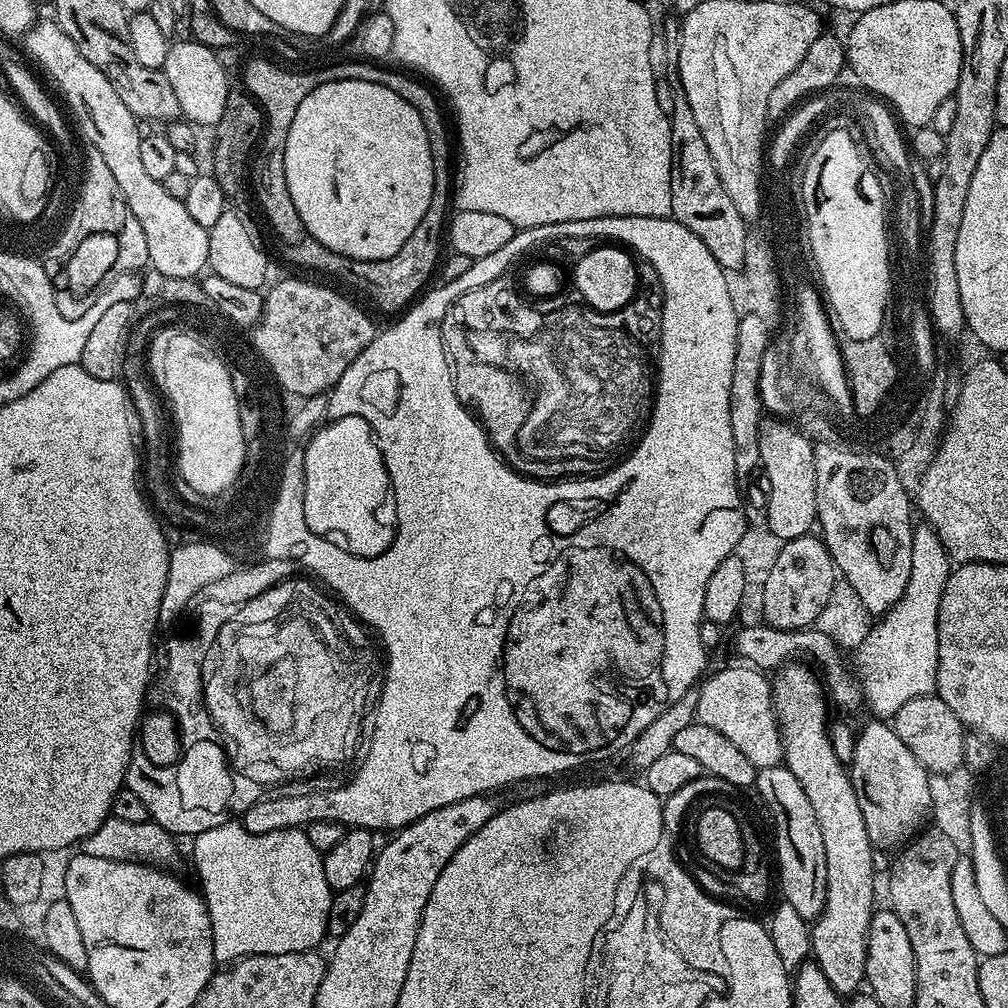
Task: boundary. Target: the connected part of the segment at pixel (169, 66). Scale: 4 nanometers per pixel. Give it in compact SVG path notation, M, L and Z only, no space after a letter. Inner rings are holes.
M183 38L164 56L162 71L174 90L174 98L178 98L178 106L181 113L193 125L208 124L216 125L222 118L224 107L228 101L230 81L220 65L220 60L213 49L202 46L194 39Z

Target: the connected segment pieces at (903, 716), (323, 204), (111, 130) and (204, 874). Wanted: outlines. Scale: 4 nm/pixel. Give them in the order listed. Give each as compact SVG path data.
M933 694L910 698L910 702L906 702L906 706L902 706L902 710L898 710L895 716L891 717L890 727L898 734L898 738L902 738L902 742L906 742L906 750L910 750L910 754L914 754L914 758L918 758L918 762L922 762L922 766L928 769L929 773L952 772L963 765L966 729L954 714L954 710L950 710L950 706L946 706L940 696Z
M352 80L326 82L312 93L306 94L306 98L303 98L301 106L298 107L298 112L294 114L294 122L291 123L290 132L286 137L285 172L290 199L294 202L294 210L298 210L298 218L302 218L304 231L309 232L318 242L322 242L322 246L334 250L346 259L385 260L398 254L398 250L406 246L406 238L414 234L418 222L422 222L426 210L430 210L430 198L434 194L434 158L426 126L422 126L422 118L418 110L414 110L414 106L410 106L410 102L402 98L402 94L394 94L394 90L378 82Z
M55 19L43 20L33 24L24 33L22 43L64 95L69 110L80 123L79 135L94 144L108 169L114 173L118 190L122 190L122 198L126 198L134 218L138 218L138 226L142 226L142 234L146 234L148 264L172 279L188 282L192 280L191 276L199 277L208 268L208 229L198 226L198 222L190 218L184 202L166 191L163 180L155 180L146 174L140 152L141 125L136 116L126 110L122 98L114 94L114 86L110 86L106 74L82 58L82 50L78 50L78 46L66 38Z
M229 822L200 832L191 841L192 860L200 875L199 891L210 914L212 945L217 965L227 966L248 956L277 956L311 952L328 930L333 891L326 882L322 853L310 846L300 828L283 828L266 834L250 834L243 823Z

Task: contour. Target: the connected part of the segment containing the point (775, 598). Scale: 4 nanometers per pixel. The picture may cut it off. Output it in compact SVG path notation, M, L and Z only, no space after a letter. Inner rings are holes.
M809 534L783 541L781 554L767 575L763 591L763 623L787 632L811 629L819 615L827 610L837 583L837 566L819 535Z

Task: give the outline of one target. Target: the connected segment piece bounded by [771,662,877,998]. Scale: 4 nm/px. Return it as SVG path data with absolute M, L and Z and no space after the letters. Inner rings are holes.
M789 662L775 676L771 681L772 702L776 705L776 719L780 722L784 747L782 763L794 778L798 778L802 790L806 790L826 846L826 906L811 925L811 955L822 974L826 974L826 982L830 982L840 996L848 998L859 993L865 983L866 938L874 911L872 899L876 896L877 877L872 871L874 849L870 834L866 834L860 795L852 784L849 769L839 760L831 745L830 704L821 677L804 662Z

